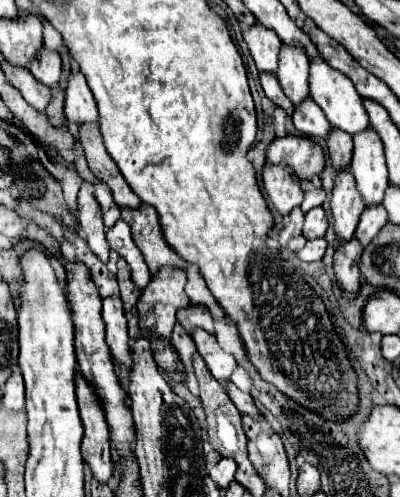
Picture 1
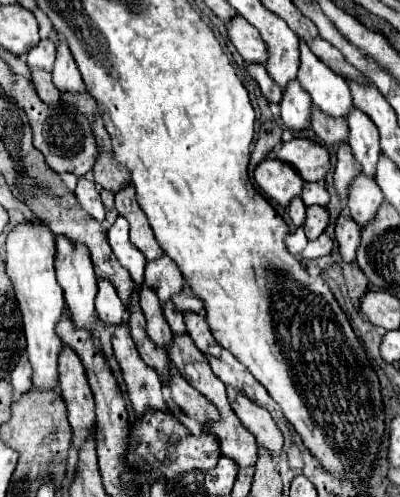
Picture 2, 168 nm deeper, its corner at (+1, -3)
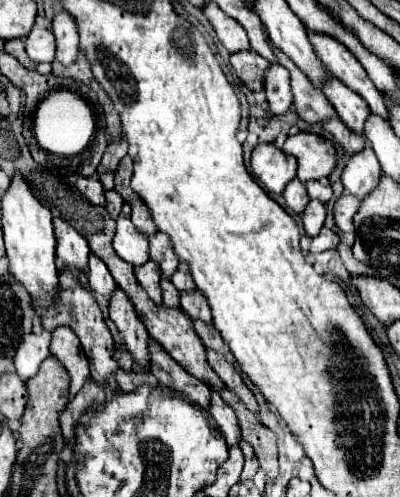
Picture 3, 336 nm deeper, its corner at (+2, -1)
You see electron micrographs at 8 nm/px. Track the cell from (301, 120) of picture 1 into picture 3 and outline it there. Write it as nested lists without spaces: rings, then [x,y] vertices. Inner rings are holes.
[[[270,65],[264,77],[264,91],[274,115],[282,115],[292,107],[292,87],[288,71],[282,65]]]

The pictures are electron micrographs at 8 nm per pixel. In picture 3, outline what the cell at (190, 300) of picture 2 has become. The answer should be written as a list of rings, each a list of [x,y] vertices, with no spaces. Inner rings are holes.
[[[180,263],[178,271],[172,275],[170,281],[176,285],[178,291],[194,291],[194,281],[192,281],[192,275],[190,275],[186,263]]]

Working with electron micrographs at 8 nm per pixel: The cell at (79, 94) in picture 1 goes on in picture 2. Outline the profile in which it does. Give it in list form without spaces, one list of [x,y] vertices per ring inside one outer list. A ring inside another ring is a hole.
[[[63,37],[59,39],[59,45],[57,45],[57,59],[55,59],[55,67],[53,67],[51,75],[53,75],[53,83],[57,85],[59,91],[83,91],[85,89],[77,63]]]

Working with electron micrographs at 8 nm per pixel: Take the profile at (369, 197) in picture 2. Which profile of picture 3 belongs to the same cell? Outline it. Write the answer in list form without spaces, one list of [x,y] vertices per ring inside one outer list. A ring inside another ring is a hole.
[[[366,147],[364,151],[348,157],[348,163],[342,171],[344,191],[362,201],[370,191],[376,189],[380,175],[382,175],[382,171],[380,171],[380,163],[378,163],[374,151],[370,147]]]

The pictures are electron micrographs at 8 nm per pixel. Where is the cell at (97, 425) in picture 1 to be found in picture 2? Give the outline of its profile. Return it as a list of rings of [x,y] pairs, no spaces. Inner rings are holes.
[[[63,345],[57,363],[59,363],[57,367],[59,389],[65,399],[69,423],[73,429],[73,447],[79,449],[81,441],[85,441],[85,437],[93,433],[93,421],[95,421],[93,393],[85,377],[81,359],[77,357],[77,353],[73,353],[73,349]]]

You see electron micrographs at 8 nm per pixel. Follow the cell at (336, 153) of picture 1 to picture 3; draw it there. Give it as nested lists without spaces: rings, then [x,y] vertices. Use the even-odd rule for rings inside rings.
[[[274,47],[274,53],[280,59],[280,65],[284,65],[290,71],[294,107],[296,107],[296,113],[300,115],[300,119],[314,125],[314,123],[322,123],[322,121],[338,117],[332,103],[328,103],[328,99],[312,87],[312,83],[306,79],[306,75],[280,49]]]

